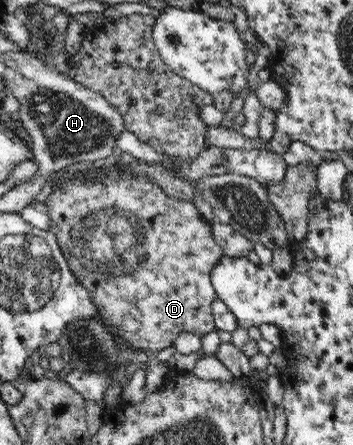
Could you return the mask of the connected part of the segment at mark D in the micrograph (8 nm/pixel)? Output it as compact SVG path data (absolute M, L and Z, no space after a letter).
M118 164L113 166L112 169L102 168L102 171L111 172L103 175L100 179L95 180L95 182L79 178L69 181L63 180L49 194L42 208L48 213L51 221L49 230L57 237L57 243L59 243L59 247L63 251L63 257L69 263L69 269L73 271L75 277L81 278L83 286L91 293L91 299L93 299L93 303L99 309L100 321L106 326L106 330L111 329L117 335L121 333L123 339L125 339L125 343L129 345L131 350L145 349L151 351L160 351L173 346L175 338L181 332L193 333L202 337L205 336L205 333L215 330L211 312L212 302L218 298L218 294L212 285L210 274L213 265L225 254L224 250L215 242L210 227L211 223L201 217L201 214L199 214L191 201L175 200L167 196L150 178L136 176L136 174L132 174L131 177L131 175L119 173L119 171L125 171L125 168L118 166Z

